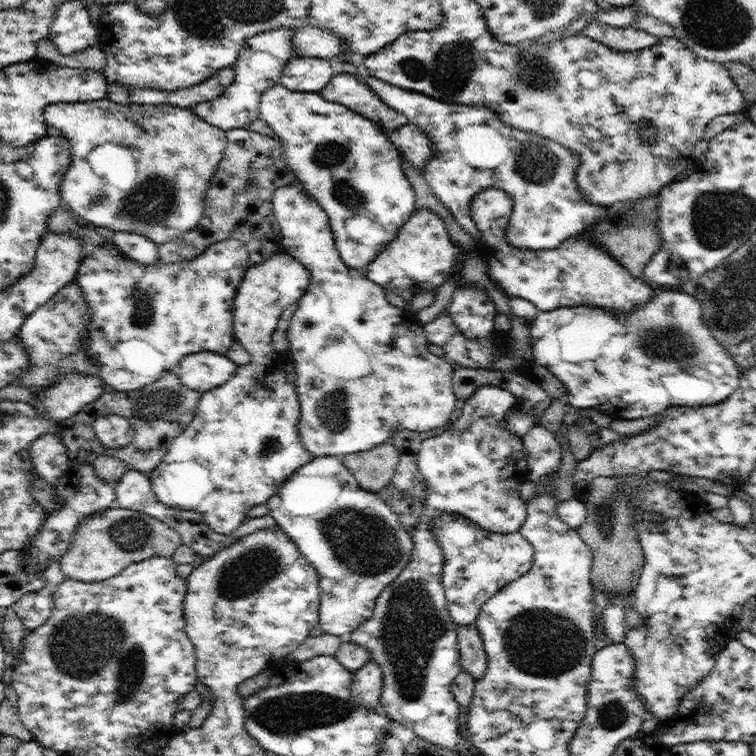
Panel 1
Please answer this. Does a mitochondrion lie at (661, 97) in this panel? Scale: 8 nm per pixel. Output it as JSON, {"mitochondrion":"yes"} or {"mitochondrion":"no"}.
{"mitochondrion":"no"}

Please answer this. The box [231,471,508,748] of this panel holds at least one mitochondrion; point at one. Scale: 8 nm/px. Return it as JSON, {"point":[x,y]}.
{"point":[410,626]}

